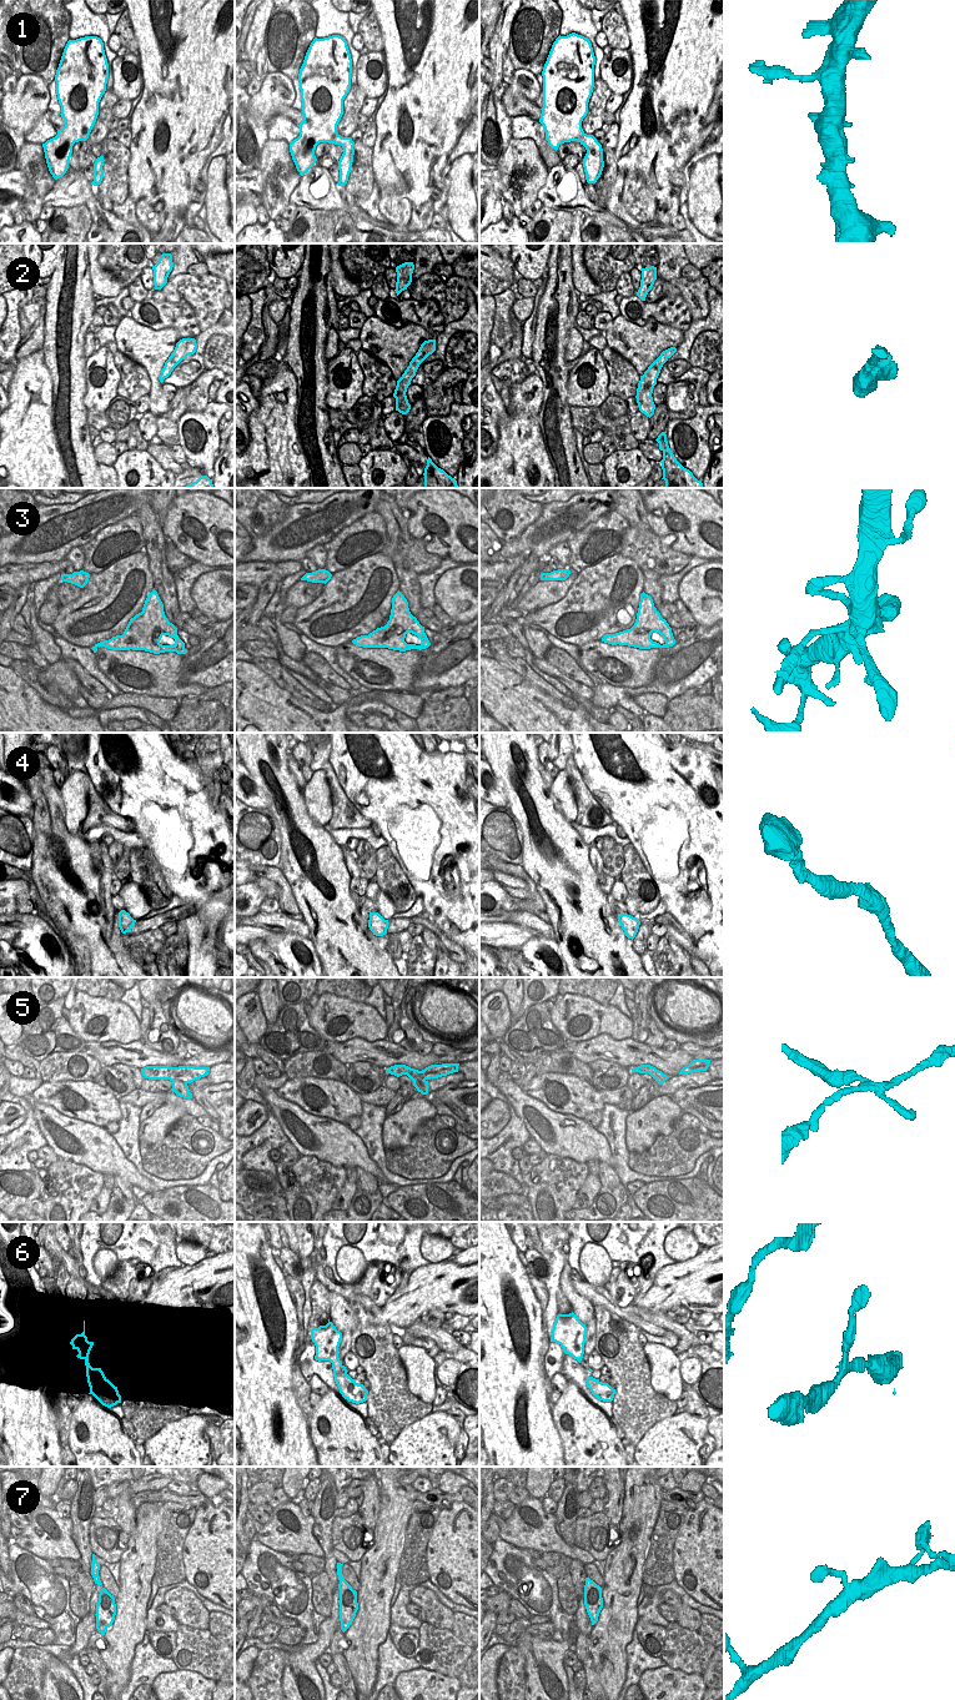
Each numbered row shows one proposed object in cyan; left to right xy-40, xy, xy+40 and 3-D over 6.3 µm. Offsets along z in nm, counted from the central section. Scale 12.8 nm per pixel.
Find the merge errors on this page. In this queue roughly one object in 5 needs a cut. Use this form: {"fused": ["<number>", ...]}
{"fused": ["5"]}

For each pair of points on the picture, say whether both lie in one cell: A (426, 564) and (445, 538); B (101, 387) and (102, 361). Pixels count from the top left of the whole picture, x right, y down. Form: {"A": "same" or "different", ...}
{"A": "different", "B": "same"}

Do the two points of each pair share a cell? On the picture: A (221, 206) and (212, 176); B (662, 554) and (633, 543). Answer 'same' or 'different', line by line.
A: same
B: same

